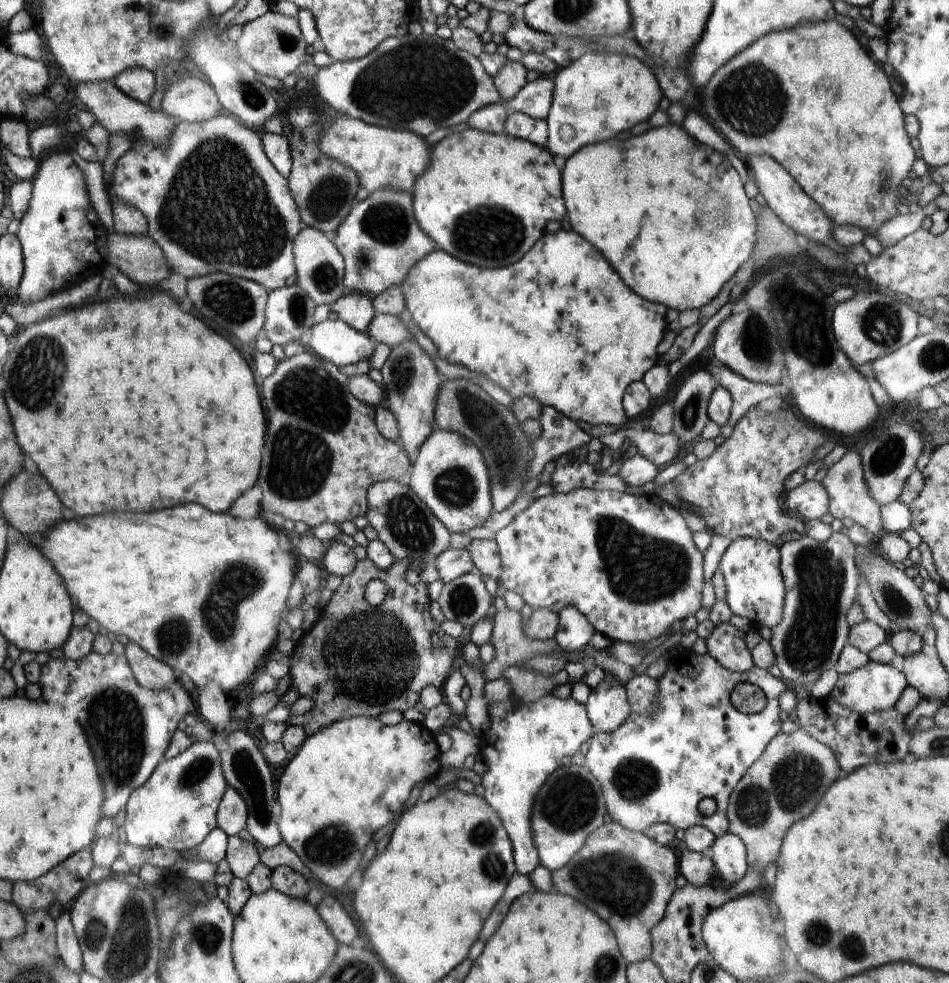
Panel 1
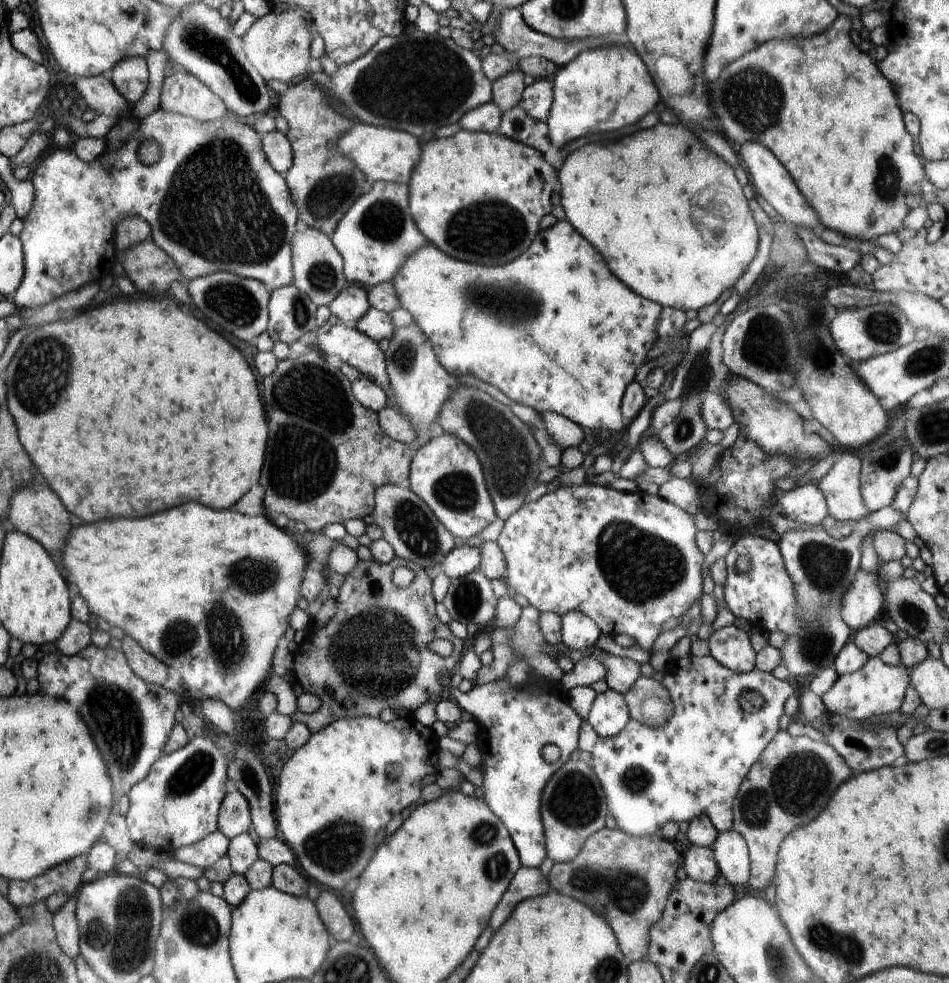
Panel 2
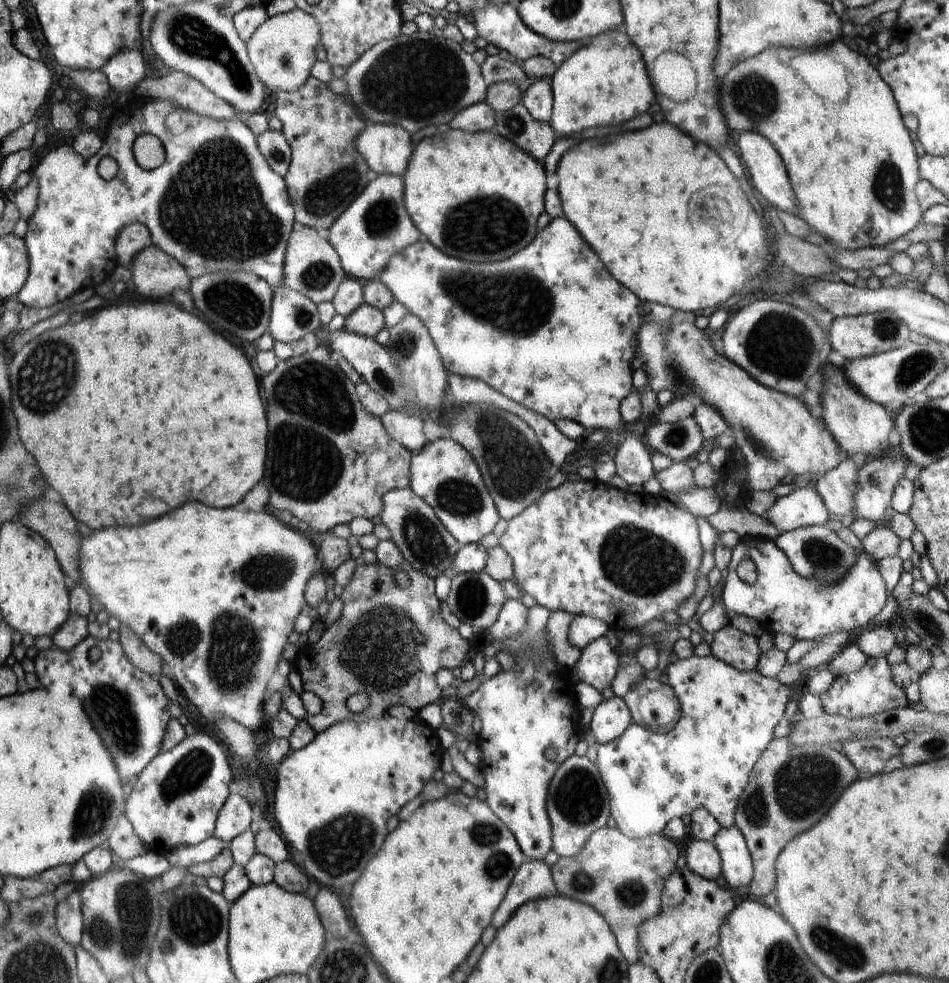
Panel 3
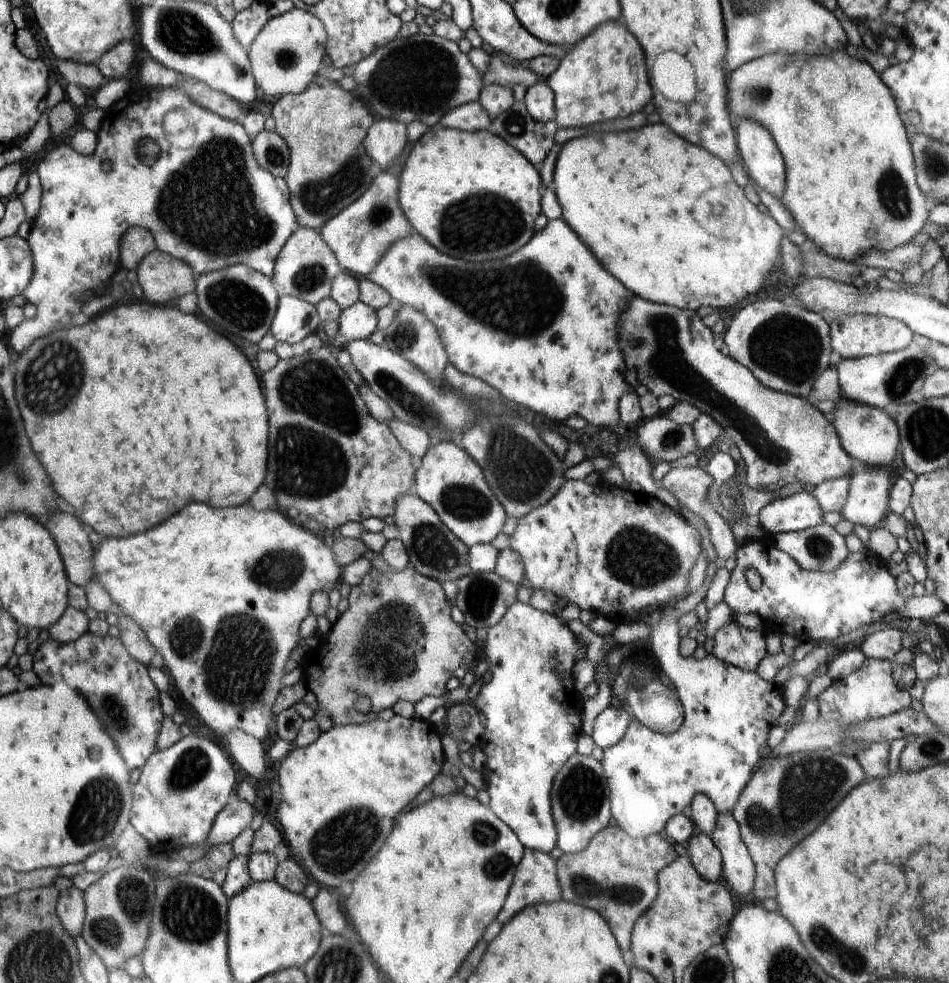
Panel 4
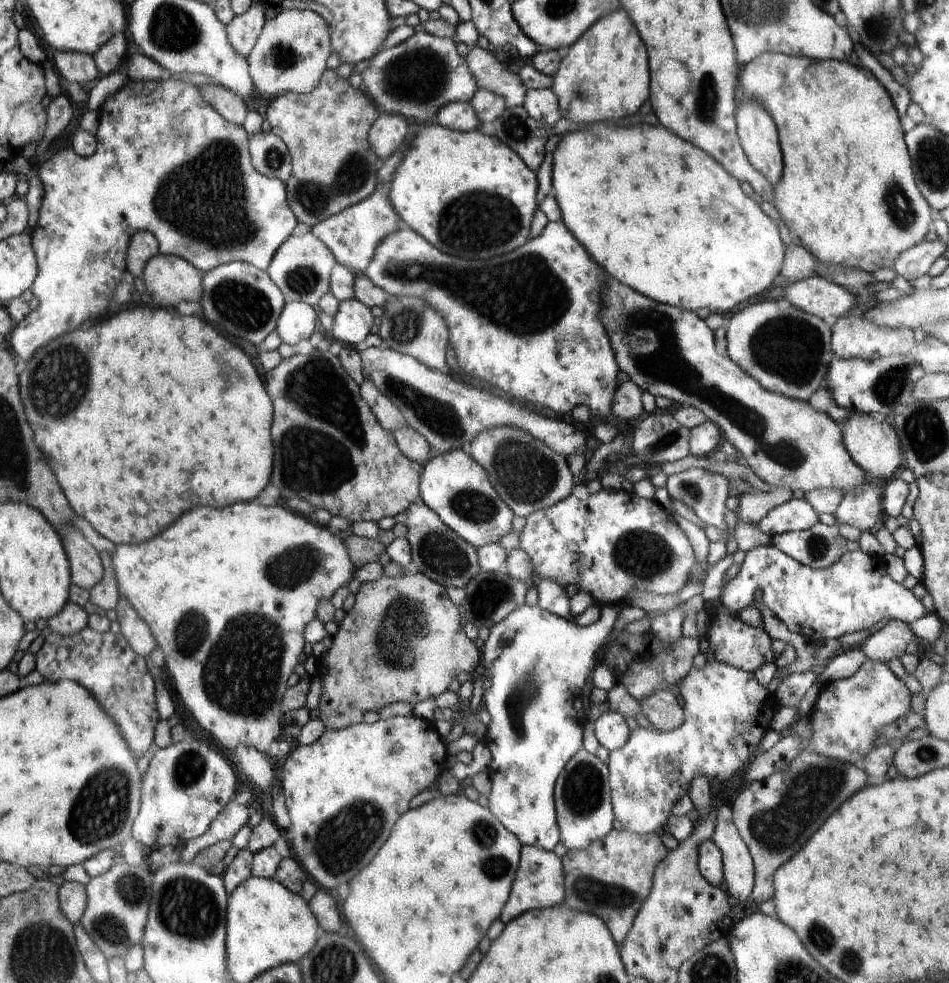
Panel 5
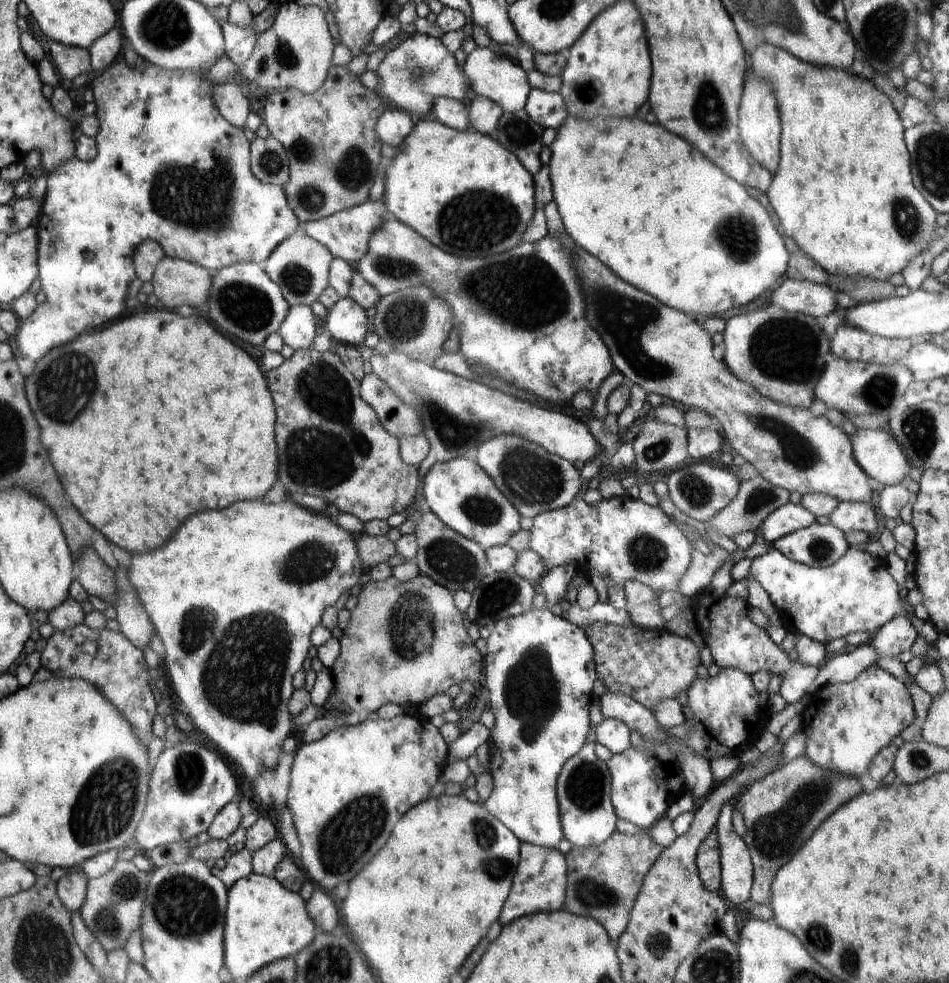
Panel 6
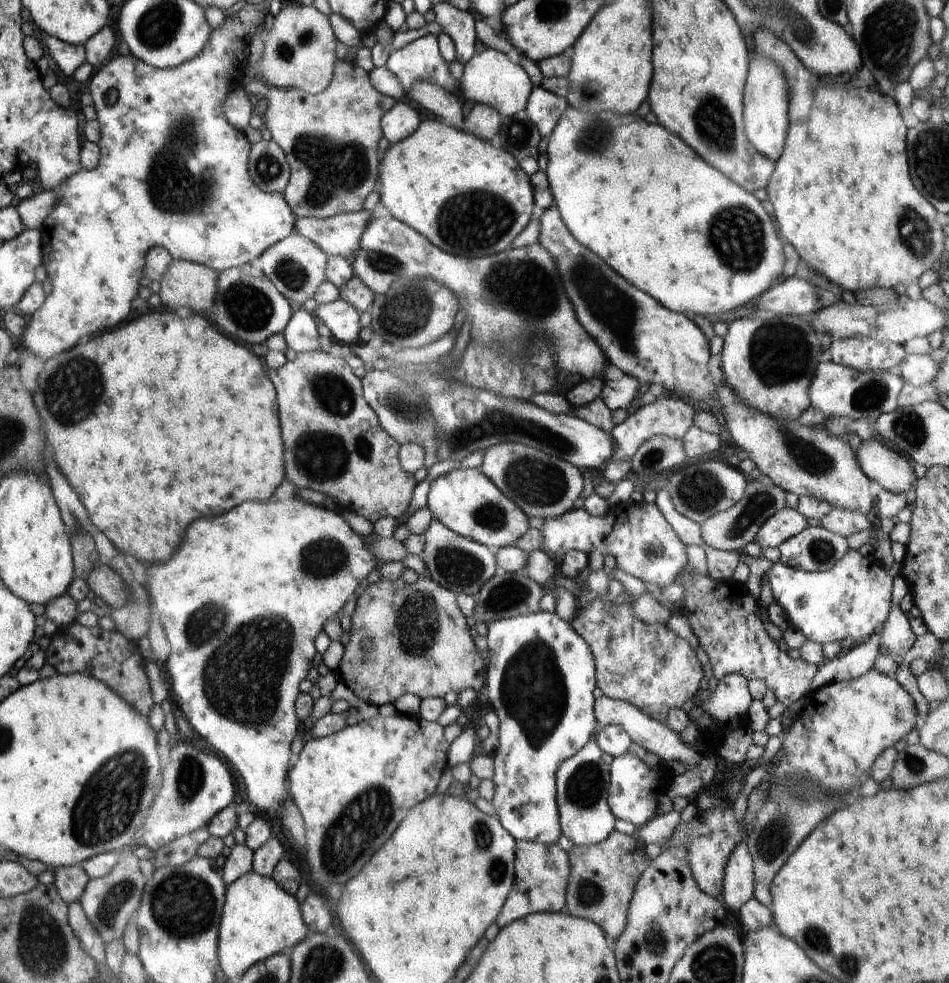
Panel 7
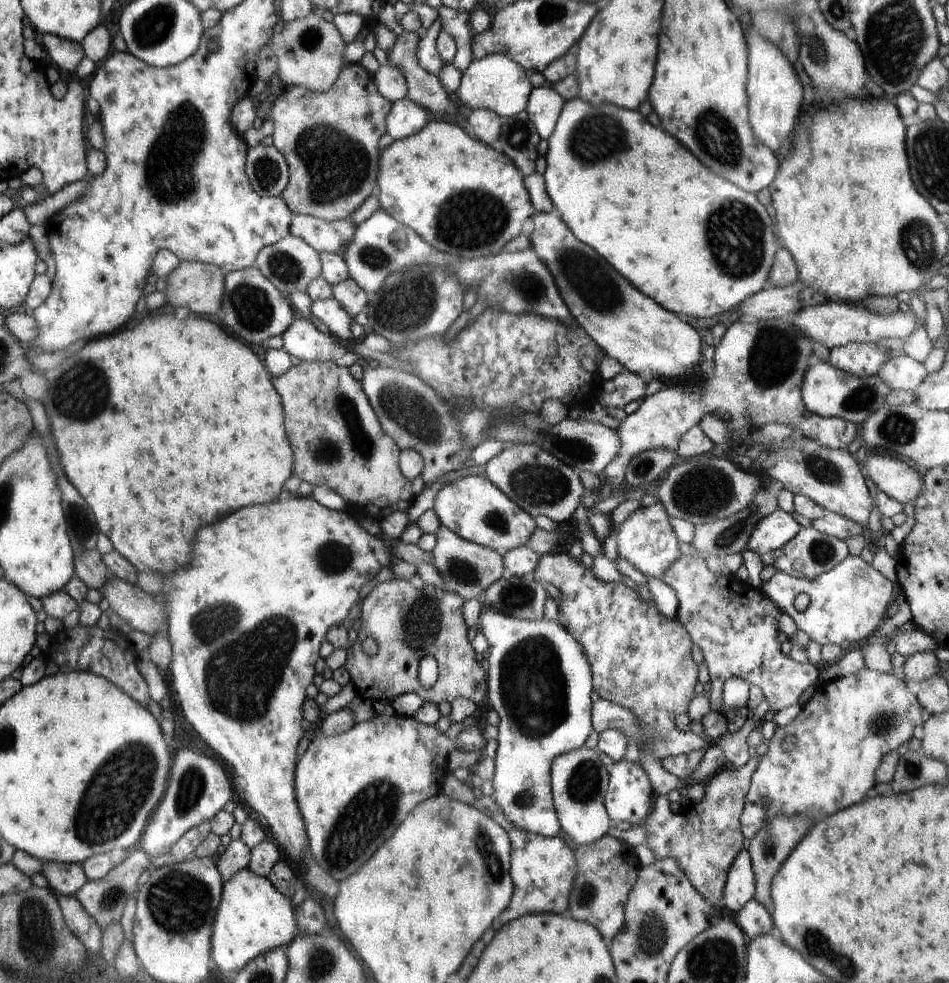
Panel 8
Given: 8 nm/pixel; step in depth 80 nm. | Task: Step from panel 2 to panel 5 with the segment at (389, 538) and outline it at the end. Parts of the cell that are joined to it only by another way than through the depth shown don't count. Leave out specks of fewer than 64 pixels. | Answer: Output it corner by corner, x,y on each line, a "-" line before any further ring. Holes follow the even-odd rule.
423,502
412,503
406,511
408,511
408,519
404,523
407,528
406,538
412,549
412,562
417,566
418,571
446,588
449,586
464,588
476,574
482,571
477,548
448,528

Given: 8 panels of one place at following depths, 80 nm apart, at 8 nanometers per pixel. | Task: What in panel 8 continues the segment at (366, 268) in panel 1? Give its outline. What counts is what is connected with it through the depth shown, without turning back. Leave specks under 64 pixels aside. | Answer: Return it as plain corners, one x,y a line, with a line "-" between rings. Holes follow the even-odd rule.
294,215
289,235
302,238
318,253
342,253
344,246
354,240
356,225
352,219
325,222
312,216

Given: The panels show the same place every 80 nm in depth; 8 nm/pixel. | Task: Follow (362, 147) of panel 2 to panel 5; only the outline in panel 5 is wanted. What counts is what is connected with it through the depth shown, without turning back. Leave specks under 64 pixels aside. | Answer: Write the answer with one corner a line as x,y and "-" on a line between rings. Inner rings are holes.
382,112
371,124
370,146
382,161
394,154
393,152
404,142
410,123
400,115

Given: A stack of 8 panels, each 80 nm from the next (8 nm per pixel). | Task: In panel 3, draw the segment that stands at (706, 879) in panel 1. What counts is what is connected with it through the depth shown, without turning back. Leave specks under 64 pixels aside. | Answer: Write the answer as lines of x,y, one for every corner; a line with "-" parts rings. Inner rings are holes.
692,838
686,848
686,862
694,874
709,881
721,881
721,856
710,841

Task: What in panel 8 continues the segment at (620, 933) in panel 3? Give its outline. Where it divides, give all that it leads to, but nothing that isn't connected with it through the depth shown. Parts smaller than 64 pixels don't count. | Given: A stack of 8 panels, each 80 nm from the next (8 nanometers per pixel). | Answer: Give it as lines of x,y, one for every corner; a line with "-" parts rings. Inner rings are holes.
609,835
594,844
579,846
573,854
576,876
568,898
567,916
592,924
605,940
610,941
618,932
622,932
622,926
626,922
624,906
640,874
640,862
632,847

